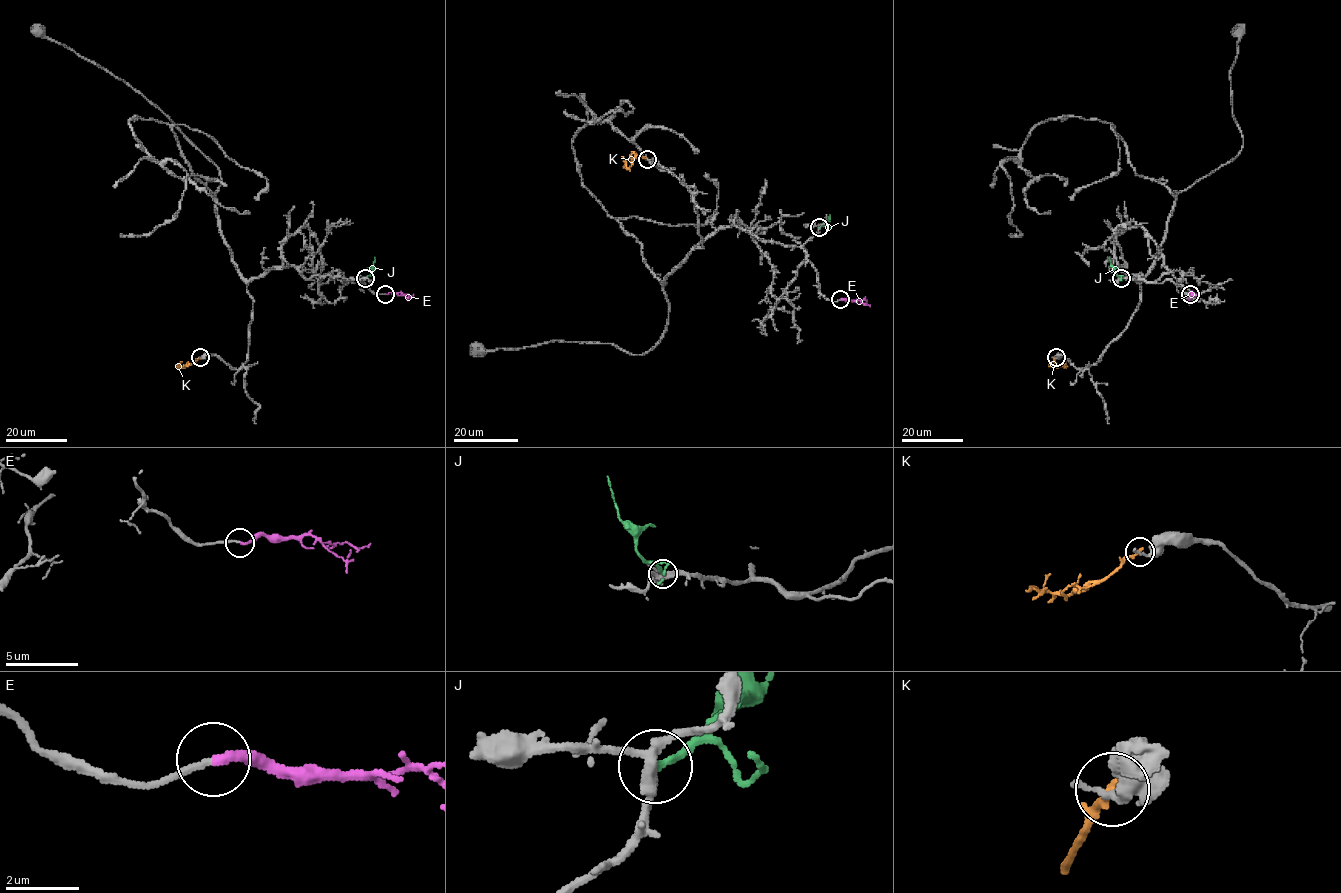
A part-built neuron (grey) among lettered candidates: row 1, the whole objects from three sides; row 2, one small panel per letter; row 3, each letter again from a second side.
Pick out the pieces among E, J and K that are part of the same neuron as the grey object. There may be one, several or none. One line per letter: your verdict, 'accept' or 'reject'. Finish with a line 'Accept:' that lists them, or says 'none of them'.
E: accept
J: reject
K: reject
Accept: E

